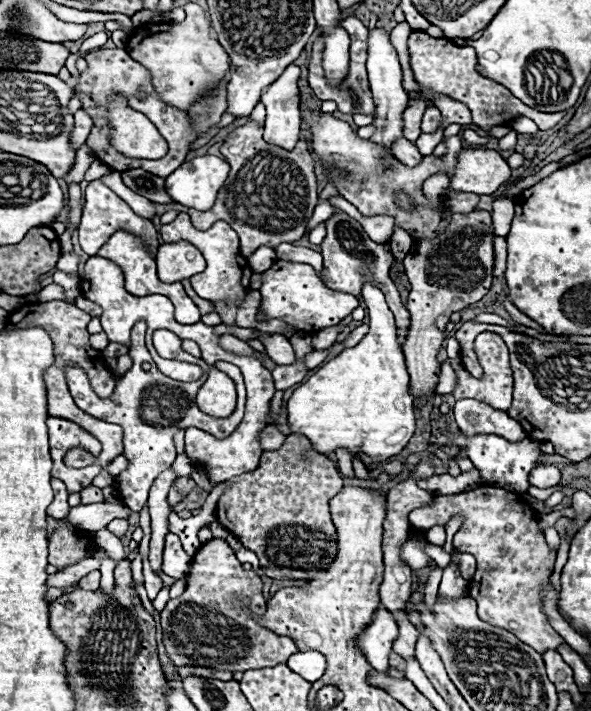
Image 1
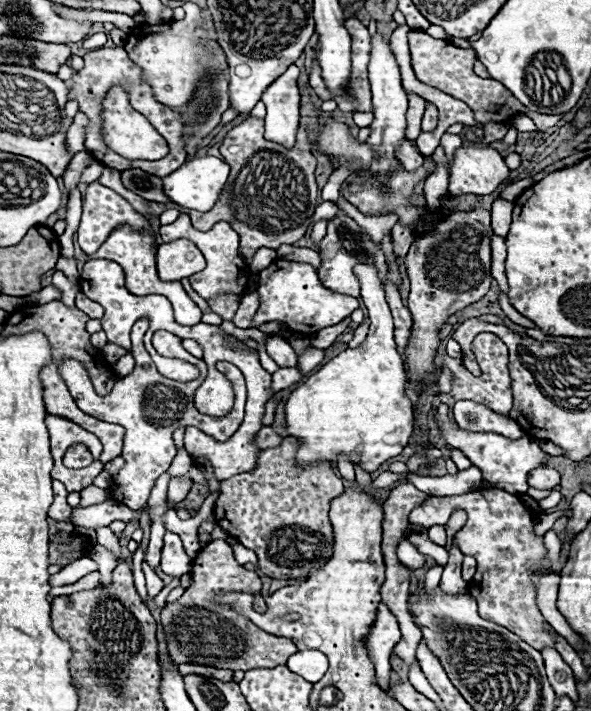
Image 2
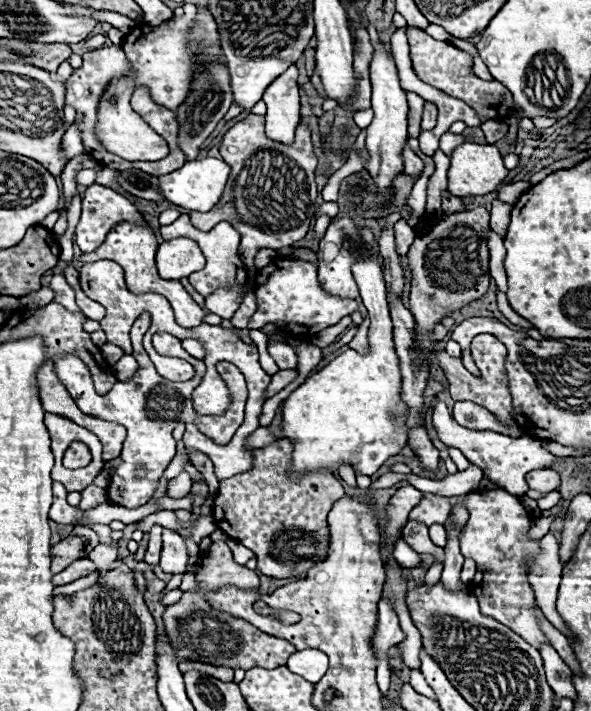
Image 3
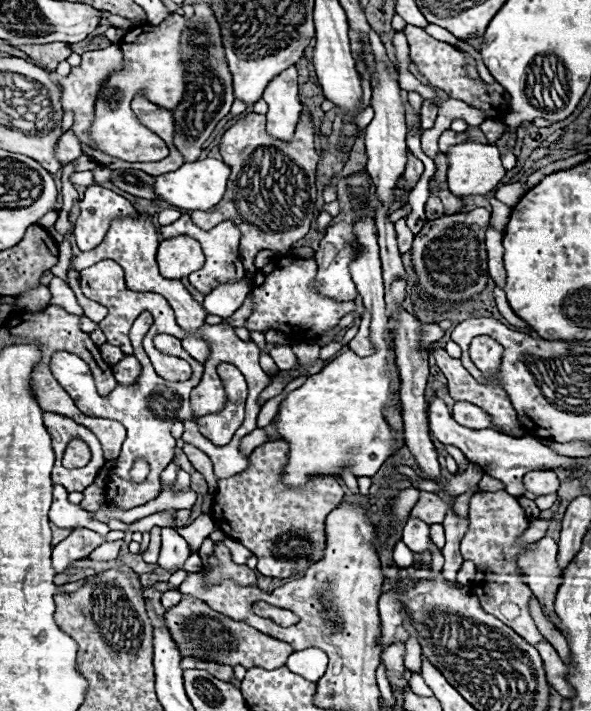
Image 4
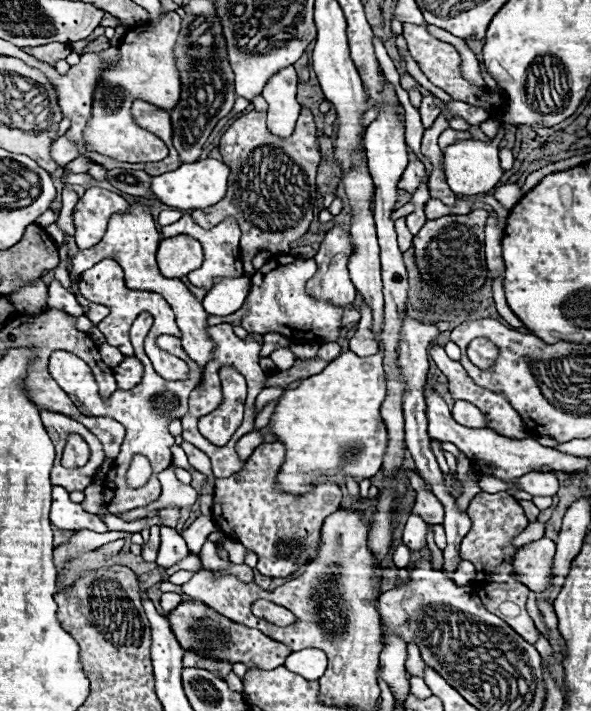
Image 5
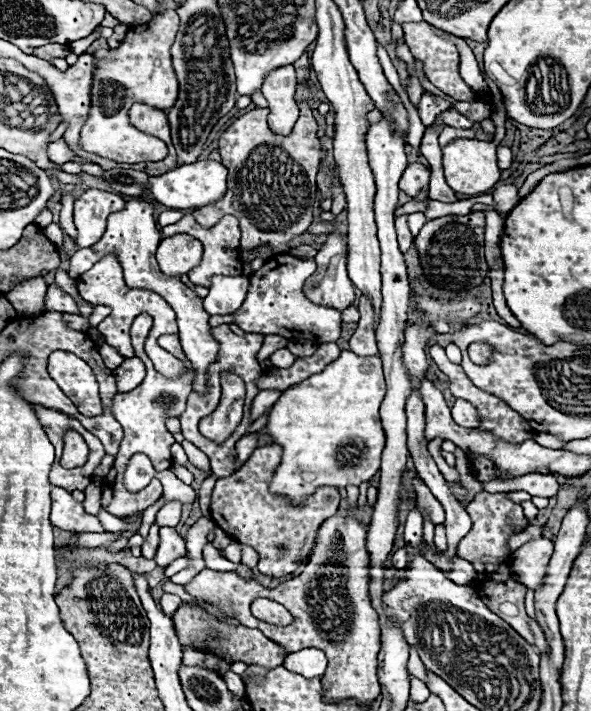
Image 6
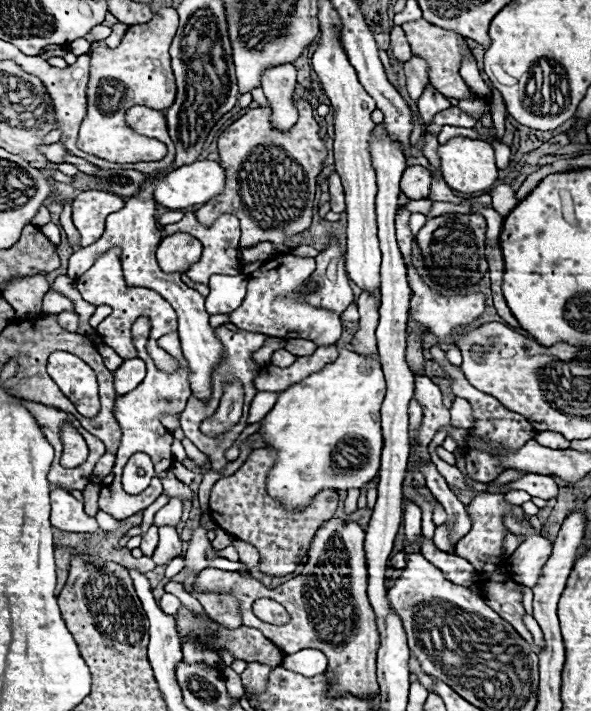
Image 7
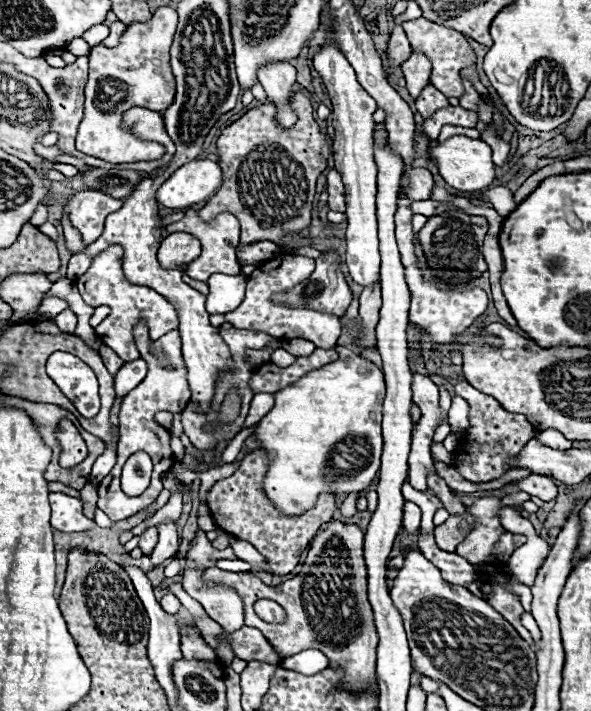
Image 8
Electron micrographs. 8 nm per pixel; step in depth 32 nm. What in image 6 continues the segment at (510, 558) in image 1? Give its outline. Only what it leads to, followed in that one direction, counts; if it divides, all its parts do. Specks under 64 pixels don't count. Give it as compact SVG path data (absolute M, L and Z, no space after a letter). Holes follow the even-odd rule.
M412 478L412 488L416 492L416 510L422 516L428 516L432 524L442 524L444 522L444 508L442 504L430 494L428 486L420 478ZM480 492L466 506L466 512L472 518L472 530L462 538L462 542L458 546L458 556L472 562L474 568L478 570L478 580L472 586L476 588L476 592L480 594L484 604L490 610L494 610L494 614L498 614L502 620L506 620L510 626L514 626L514 630L518 630L518 634L522 634L522 638L526 642L534 644L534 632L530 630L528 614L524 610L524 598L526 598L528 588L514 580L514 574L510 570L512 550L508 548L508 538L512 534L516 534L516 528L522 530L524 526L528 526L522 506L508 500L506 492L498 492L498 494Z

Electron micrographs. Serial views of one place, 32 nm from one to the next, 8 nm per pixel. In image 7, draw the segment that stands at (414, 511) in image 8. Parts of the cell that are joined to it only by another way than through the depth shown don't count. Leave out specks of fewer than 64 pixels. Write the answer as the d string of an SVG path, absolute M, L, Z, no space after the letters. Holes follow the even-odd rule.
M408 502L406 516L404 516L404 534L406 534L406 540L412 544L416 544L418 538L422 536L422 526L420 526L422 518L420 516L422 516L422 510L416 504Z

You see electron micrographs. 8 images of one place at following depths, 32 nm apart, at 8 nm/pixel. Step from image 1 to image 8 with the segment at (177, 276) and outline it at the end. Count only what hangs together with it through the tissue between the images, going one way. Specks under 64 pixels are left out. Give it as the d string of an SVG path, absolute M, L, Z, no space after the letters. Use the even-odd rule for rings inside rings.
M174 232L166 236L158 248L158 262L164 270L186 270L190 262L200 256L200 242L198 238L186 232Z

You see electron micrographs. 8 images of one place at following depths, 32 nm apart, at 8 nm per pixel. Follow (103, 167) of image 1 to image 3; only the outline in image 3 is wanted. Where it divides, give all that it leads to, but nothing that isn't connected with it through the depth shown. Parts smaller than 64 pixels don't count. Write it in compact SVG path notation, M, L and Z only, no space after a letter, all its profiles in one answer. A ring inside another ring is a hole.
M97 164L92 169L81 170L76 176L77 184L82 184L85 186L92 185L96 180L97 172L101 169L102 169L102 167L99 164Z

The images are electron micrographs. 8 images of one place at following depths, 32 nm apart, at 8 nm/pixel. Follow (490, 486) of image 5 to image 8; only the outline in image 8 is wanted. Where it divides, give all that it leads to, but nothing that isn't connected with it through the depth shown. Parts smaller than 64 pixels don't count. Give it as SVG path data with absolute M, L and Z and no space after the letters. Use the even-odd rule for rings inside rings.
M530 474L530 476L522 478L520 482L516 482L516 488L528 492L530 496L538 496L544 502L554 500L556 494L558 494L558 488L552 482L552 478L550 476L542 476L542 474Z

